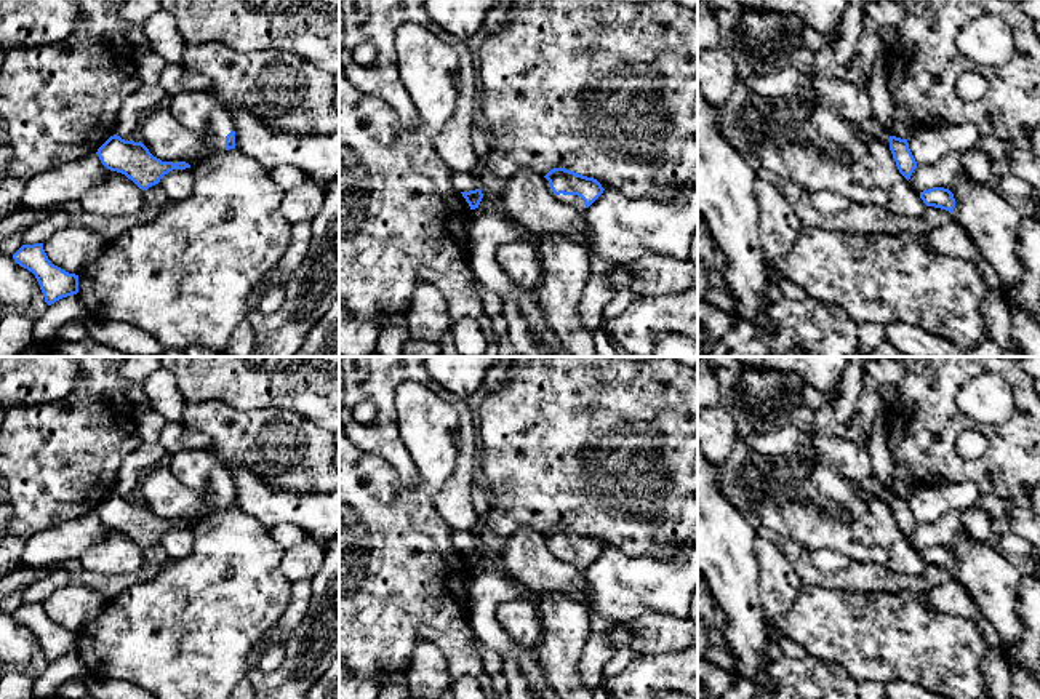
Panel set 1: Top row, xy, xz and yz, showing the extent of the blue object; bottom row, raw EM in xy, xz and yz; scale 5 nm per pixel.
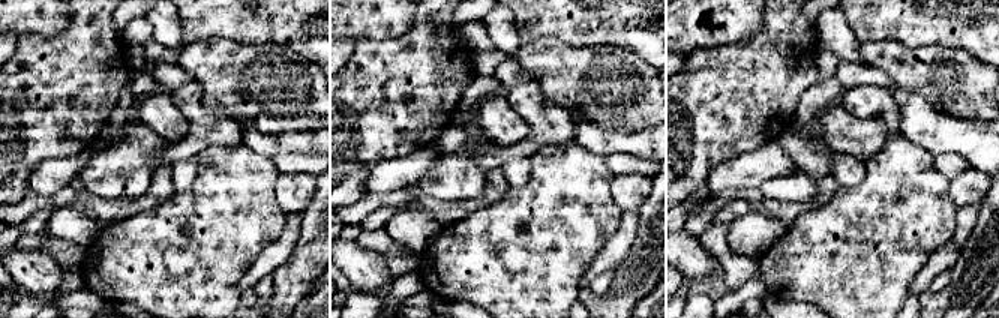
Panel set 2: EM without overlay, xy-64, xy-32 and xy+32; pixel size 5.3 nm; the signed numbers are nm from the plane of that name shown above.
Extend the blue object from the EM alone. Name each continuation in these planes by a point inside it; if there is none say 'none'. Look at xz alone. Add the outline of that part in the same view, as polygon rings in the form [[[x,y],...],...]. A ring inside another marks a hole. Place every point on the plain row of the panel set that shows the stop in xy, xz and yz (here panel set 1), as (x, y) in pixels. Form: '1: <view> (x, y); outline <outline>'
1: xz (575, 559); outline [[[544,536],[544,542],[546,542],[547,549],[549,549],[557,558],[560,558],[562,561],[573,563],[574,568],[579,569],[579,571],[582,571],[582,573],[587,569],[587,566],[586,566],[586,563],[584,563],[584,558],[582,558],[581,555],[578,555],[578,553],[563,553],[563,552],[555,553],[555,552],[552,550],[550,544],[549,544],[549,539],[547,539],[546,536]]]

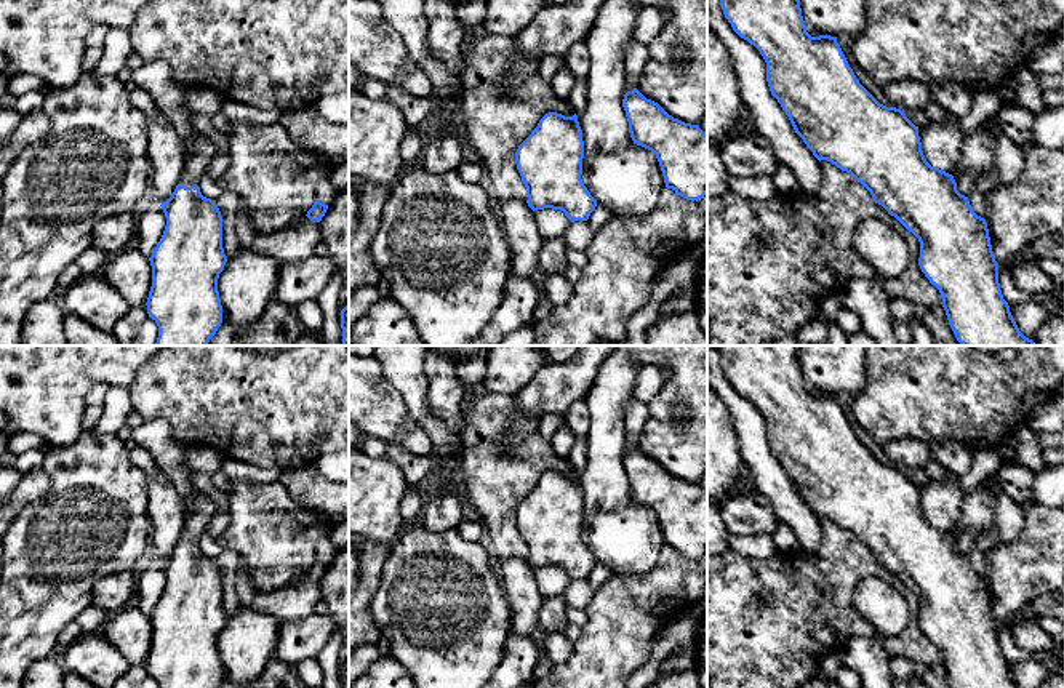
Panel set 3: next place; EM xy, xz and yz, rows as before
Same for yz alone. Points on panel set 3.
1: yz (978, 508); outline [[[990,475],[986,478],[984,485],[979,485],[965,496],[958,530],[954,533],[955,541],[958,541],[968,530],[976,530],[981,541],[992,534],[994,515],[997,510],[995,494],[998,491],[1002,491],[1002,488],[995,477]]]

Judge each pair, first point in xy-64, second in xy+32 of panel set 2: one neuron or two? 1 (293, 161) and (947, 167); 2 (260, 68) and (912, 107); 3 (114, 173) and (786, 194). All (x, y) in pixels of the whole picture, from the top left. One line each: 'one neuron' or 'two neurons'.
1: one neuron
2: two neurons
3: one neuron

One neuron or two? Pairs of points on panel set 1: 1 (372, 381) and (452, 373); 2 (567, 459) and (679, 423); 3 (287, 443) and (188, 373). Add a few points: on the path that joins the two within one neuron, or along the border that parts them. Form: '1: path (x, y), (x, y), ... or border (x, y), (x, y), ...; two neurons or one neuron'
1: border (428, 373), (434, 379); two neurons
2: path (594, 443), (642, 443), (650, 435); one neuron
3: border (197, 402), (224, 400), (240, 410), (272, 407); two neurons

